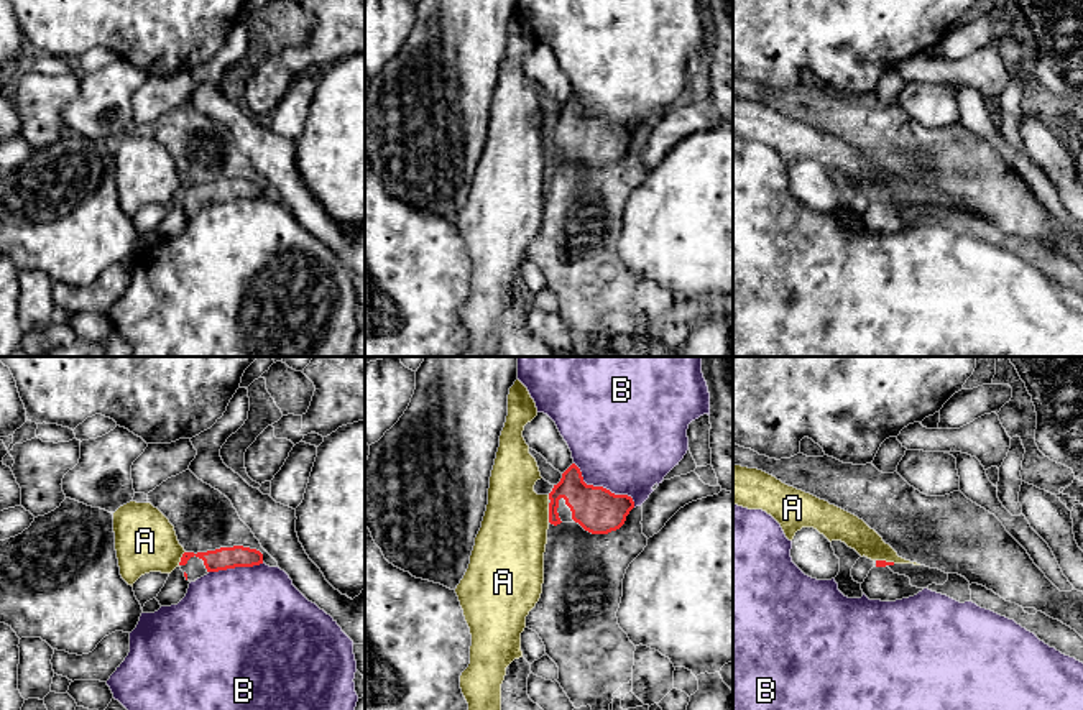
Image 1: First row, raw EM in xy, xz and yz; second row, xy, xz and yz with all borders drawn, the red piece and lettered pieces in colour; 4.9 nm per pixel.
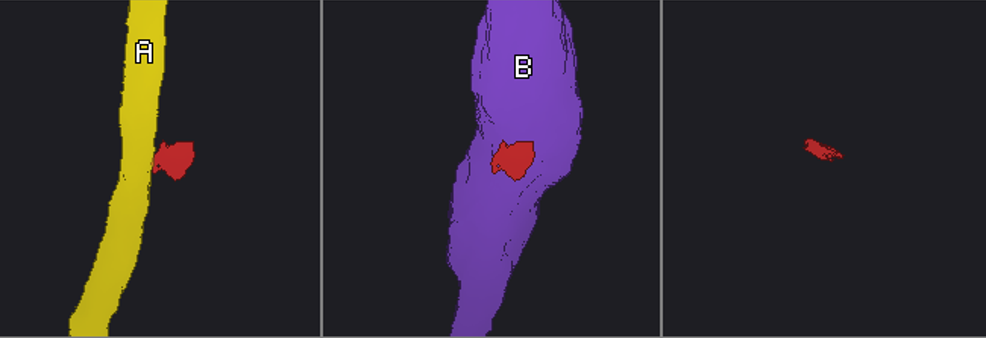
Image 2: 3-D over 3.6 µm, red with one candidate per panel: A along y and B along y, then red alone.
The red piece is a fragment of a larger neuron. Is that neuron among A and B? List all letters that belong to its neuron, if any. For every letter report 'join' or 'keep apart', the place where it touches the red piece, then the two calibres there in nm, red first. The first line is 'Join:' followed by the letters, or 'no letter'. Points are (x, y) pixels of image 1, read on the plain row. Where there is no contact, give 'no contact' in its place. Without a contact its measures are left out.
Join: no letter
A: keep apart; contact xz (549, 145); calibres 220 and 340 nm
B: keep apart; contact xz (602, 119); calibres 220 and 500 nm

